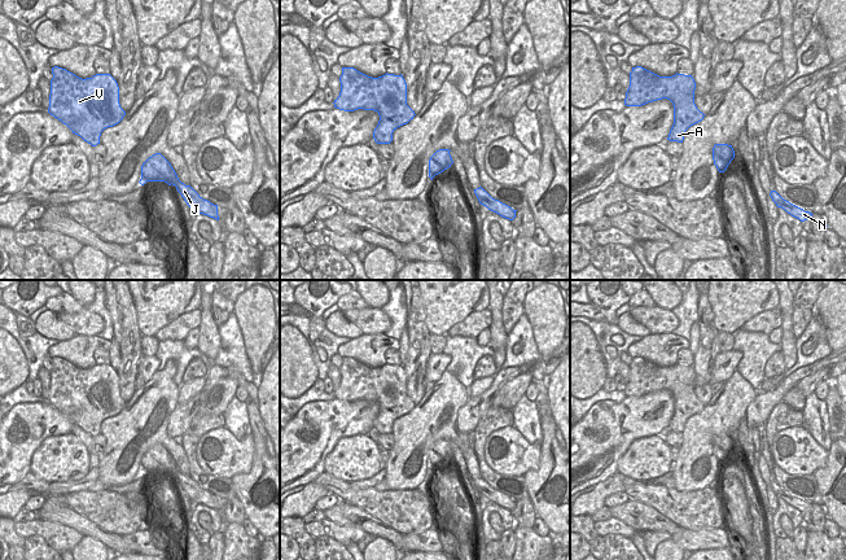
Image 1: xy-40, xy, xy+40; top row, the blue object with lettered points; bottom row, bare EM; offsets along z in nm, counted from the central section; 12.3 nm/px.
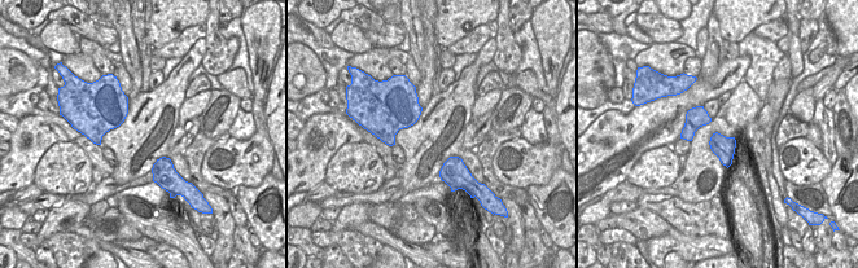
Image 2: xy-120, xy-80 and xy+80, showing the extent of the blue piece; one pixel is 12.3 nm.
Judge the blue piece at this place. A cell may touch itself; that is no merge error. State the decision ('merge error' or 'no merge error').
no merge error

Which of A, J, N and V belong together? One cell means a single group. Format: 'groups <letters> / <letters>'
groups A J N V

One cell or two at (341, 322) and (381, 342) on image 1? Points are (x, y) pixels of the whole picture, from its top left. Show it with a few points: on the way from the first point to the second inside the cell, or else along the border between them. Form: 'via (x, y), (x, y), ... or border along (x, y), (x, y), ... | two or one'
border along (362, 333), (351, 340) | two

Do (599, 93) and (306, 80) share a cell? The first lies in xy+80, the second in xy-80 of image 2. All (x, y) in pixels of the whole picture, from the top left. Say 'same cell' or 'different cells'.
same cell

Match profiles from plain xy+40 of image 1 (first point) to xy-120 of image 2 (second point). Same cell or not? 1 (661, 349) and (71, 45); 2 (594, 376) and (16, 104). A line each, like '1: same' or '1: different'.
1: different
2: different

